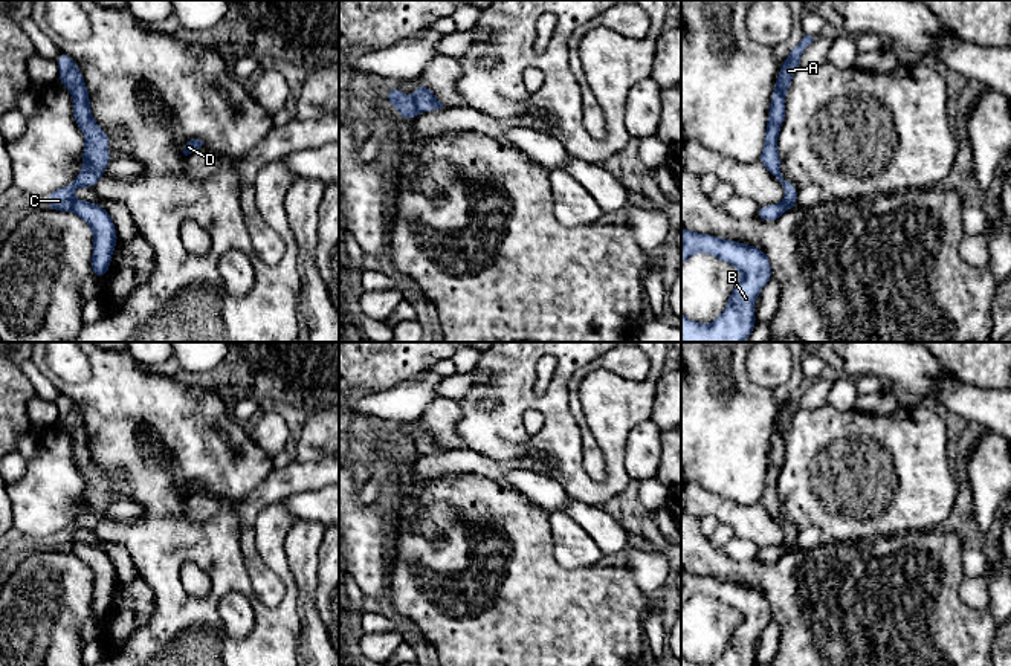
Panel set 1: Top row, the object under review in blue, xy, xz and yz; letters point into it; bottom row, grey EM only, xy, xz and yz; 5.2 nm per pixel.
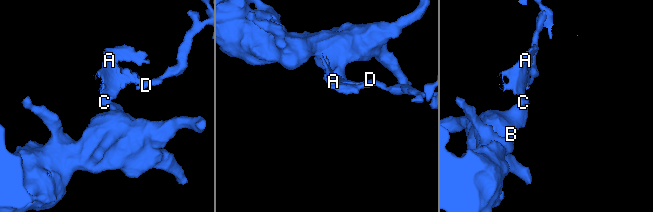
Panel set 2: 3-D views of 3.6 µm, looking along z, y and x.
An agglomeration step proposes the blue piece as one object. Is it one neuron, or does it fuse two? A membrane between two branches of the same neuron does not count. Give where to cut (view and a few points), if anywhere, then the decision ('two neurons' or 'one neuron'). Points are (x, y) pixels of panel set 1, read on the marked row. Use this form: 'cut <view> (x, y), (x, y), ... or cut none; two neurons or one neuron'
cut xz (413, 100), (419, 110); two neurons

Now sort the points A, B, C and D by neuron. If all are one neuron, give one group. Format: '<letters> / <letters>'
A C D / B

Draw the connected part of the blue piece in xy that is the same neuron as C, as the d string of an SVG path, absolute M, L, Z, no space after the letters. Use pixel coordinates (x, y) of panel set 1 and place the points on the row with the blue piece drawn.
M63 50L58 57L58 69L58 81L64 84L73 96L73 119L86 136L86 147L82 150L84 166L69 186L52 191L46 202L50 211L72 211L75 203L73 189L81 186L95 189L99 177L104 176L104 170L113 159L107 153L110 137L92 116L86 81L73 58Z

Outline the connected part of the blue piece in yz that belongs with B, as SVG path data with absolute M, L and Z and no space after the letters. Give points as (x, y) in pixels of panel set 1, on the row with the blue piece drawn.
M681 228L681 264L693 254L712 254L733 264L742 275L733 287L721 316L712 324L699 324L681 313L681 342L742 342L754 325L754 301L773 278L767 254L733 240L696 234Z

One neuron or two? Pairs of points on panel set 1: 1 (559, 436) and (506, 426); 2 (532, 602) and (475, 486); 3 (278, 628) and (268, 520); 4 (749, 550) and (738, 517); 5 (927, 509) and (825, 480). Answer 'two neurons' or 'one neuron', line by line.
1: one neuron
2: one neuron
3: one neuron
4: two neurons
5: one neuron

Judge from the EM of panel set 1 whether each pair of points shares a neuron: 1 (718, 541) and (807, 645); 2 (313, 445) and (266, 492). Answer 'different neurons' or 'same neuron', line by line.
1: different neurons
2: different neurons

